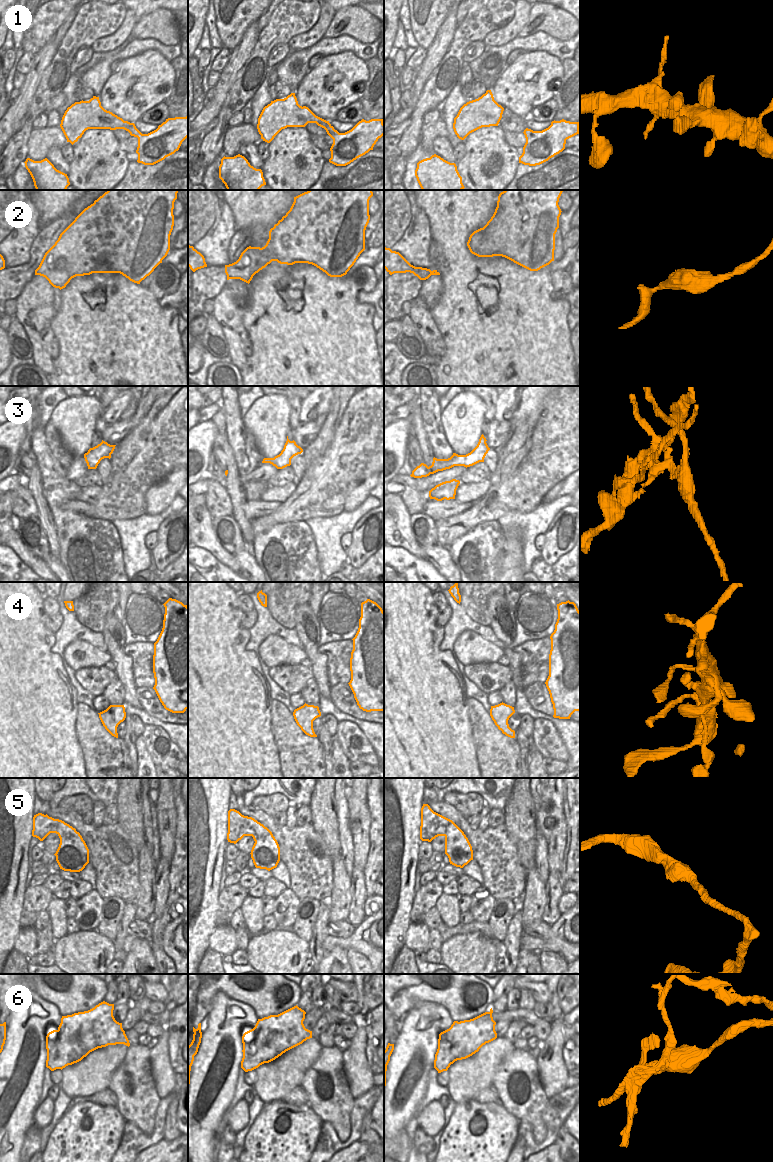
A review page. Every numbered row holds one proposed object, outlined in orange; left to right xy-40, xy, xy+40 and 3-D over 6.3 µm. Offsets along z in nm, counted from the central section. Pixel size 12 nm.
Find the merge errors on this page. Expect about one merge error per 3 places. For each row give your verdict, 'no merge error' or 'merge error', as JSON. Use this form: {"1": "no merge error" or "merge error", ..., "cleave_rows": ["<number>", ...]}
{"1": "no merge error", "2": "no merge error", "3": "merge error", "4": "no merge error", "5": "no merge error", "6": "merge error", "cleave_rows": ["3", "6"]}

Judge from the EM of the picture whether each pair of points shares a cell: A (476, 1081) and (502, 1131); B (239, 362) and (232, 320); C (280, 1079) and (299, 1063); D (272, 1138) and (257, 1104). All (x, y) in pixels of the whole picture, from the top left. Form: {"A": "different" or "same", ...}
{"A": "different", "B": "same", "C": "same", "D": "different"}

